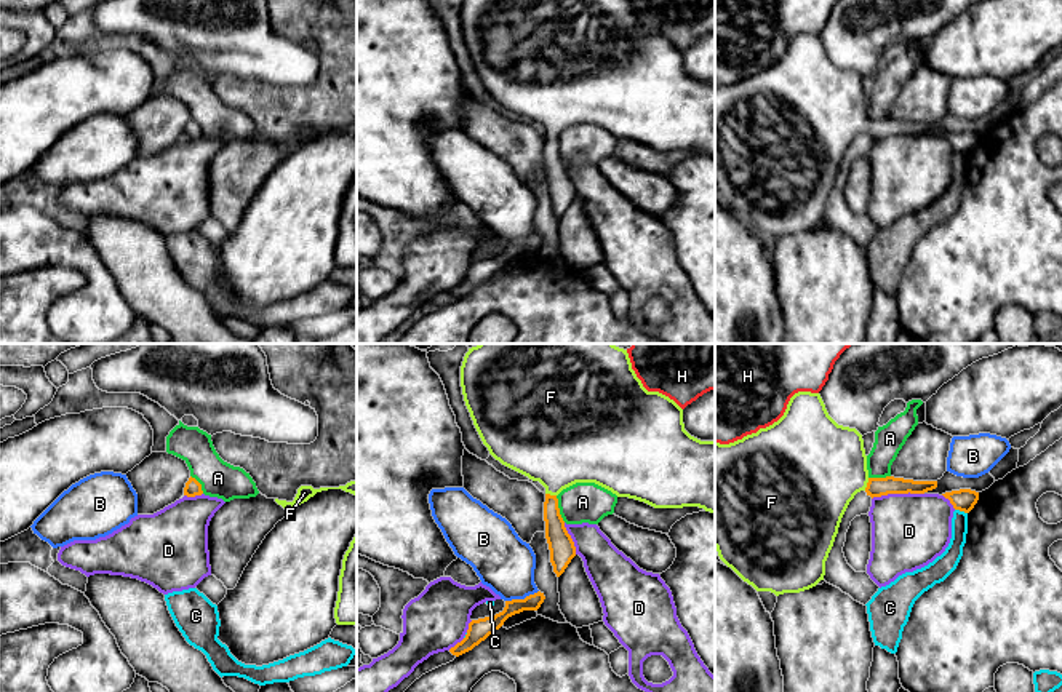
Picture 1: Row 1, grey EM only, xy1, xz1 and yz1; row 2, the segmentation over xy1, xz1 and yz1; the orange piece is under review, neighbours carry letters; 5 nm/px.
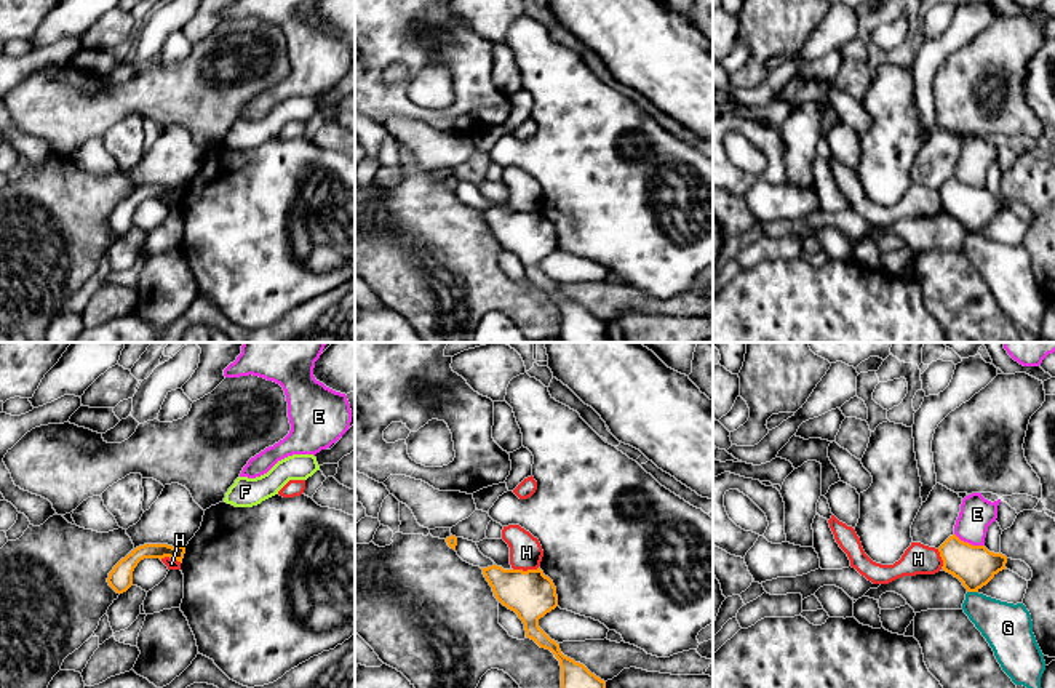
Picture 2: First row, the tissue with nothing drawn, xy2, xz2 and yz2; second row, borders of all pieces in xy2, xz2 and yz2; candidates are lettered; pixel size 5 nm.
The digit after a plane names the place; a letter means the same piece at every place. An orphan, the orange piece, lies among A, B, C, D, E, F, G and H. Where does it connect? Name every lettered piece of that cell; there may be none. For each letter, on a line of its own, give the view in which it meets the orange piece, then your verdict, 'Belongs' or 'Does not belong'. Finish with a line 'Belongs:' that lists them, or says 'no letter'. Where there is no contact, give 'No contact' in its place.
A: Touches orange in xz1. Does not belong
B: Touches orange in xz1. Does not belong
C: Touches orange in yz1. Does not belong
D: Touches orange in yz1. Does not belong
E: Touches orange in yz2. Does not belong
F: Touches orange in yz1. Belongs
G: Touches orange in yz2. Does not belong
H: Touches orange in xz2. Does not belong
Belongs: F

